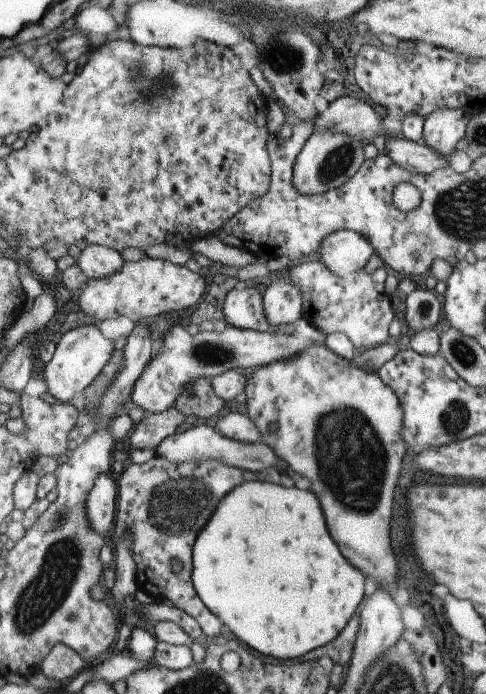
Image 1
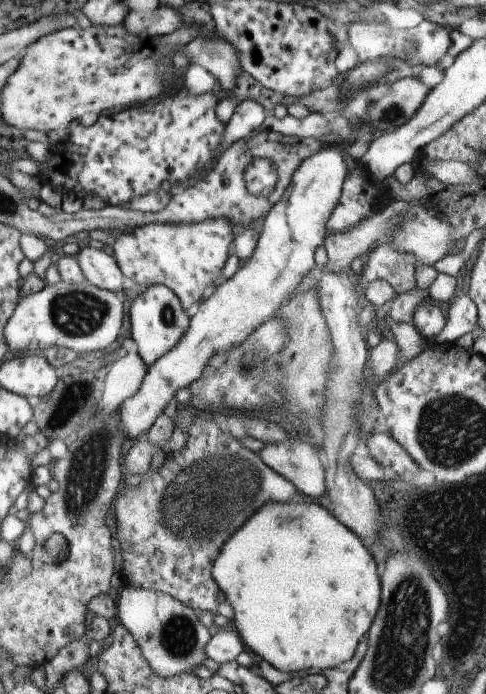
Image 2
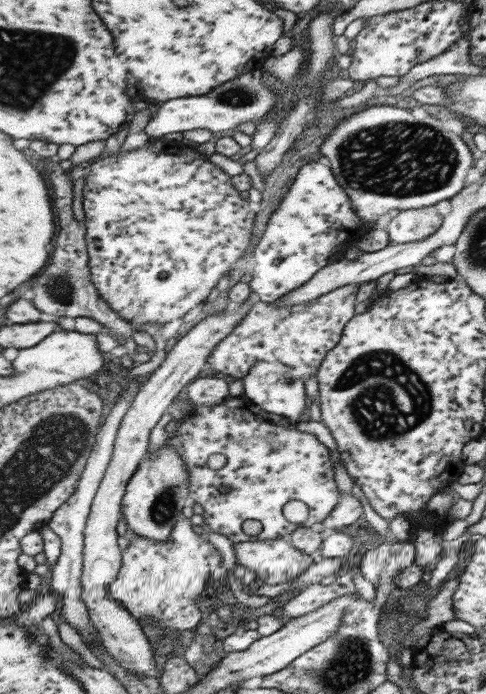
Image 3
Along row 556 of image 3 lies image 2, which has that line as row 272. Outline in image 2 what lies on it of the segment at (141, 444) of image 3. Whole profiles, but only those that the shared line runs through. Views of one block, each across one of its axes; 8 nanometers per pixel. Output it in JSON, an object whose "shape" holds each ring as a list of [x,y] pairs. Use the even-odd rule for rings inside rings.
{"shape":[[[86,246],[79,248],[76,255],[85,281],[98,289],[121,293],[122,274],[109,252]]]}

